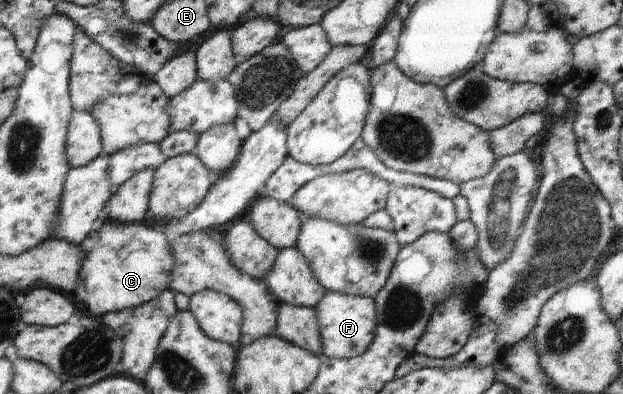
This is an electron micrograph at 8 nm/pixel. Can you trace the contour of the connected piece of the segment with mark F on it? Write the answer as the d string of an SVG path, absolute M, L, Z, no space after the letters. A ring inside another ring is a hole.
M325 291L321 302L315 306L321 352L324 358L350 359L363 354L375 338L375 302L371 297L348 295L347 293Z

